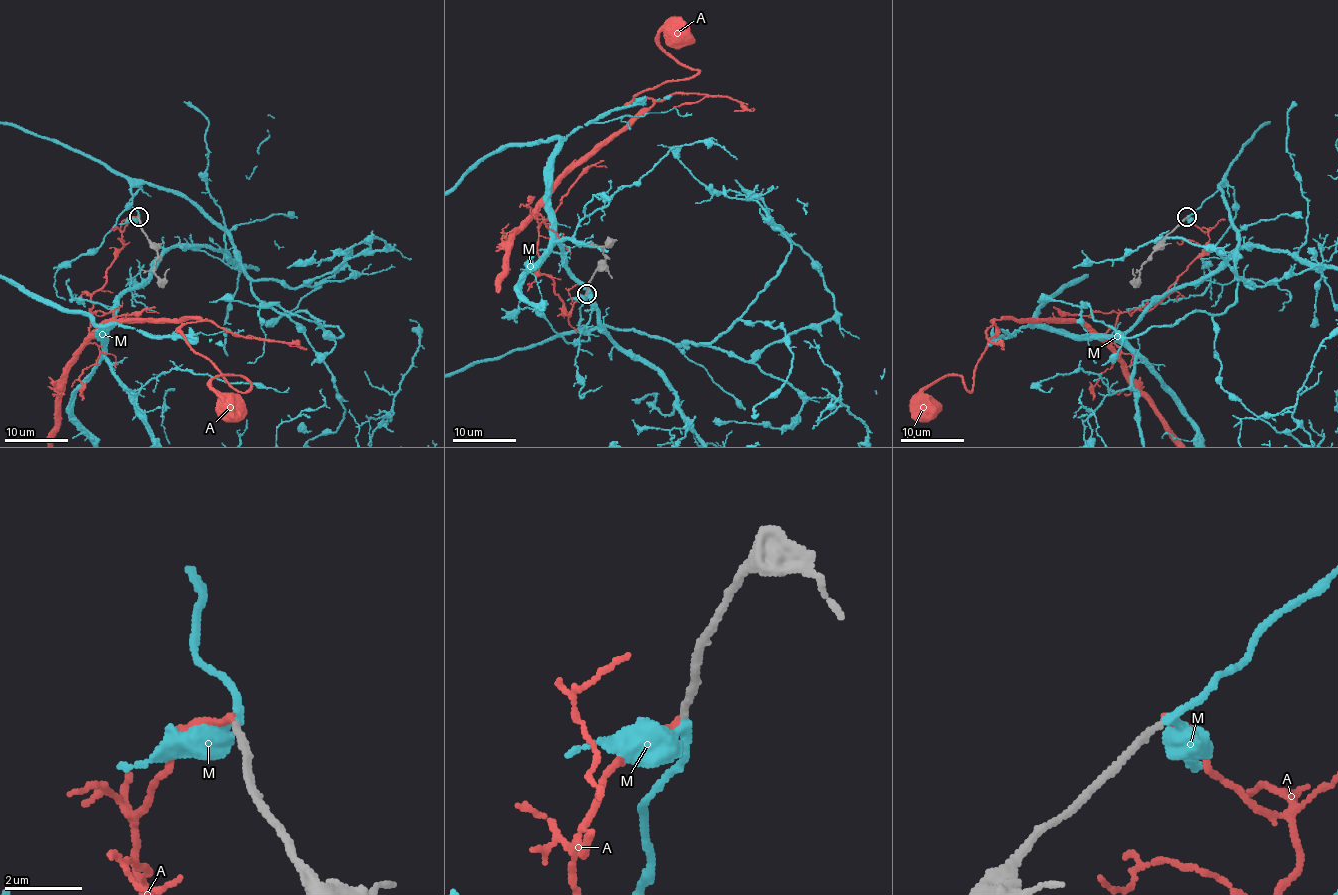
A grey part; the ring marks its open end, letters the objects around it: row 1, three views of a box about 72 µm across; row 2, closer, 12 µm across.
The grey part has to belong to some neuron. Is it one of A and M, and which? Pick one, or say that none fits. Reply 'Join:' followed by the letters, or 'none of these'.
Join: M

